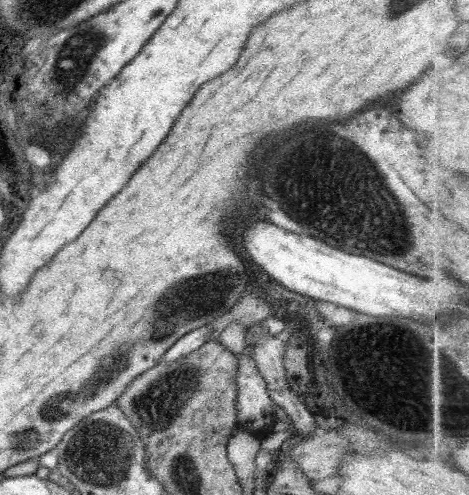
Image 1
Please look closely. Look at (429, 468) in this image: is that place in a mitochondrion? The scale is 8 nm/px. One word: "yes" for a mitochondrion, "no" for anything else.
no

